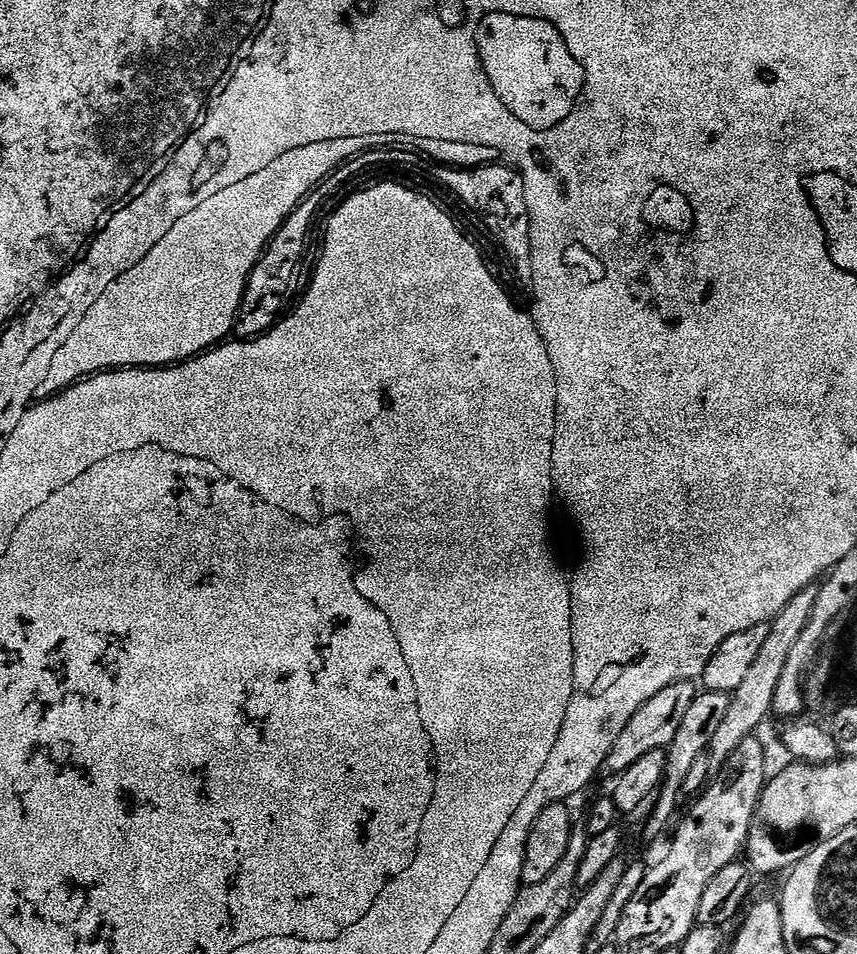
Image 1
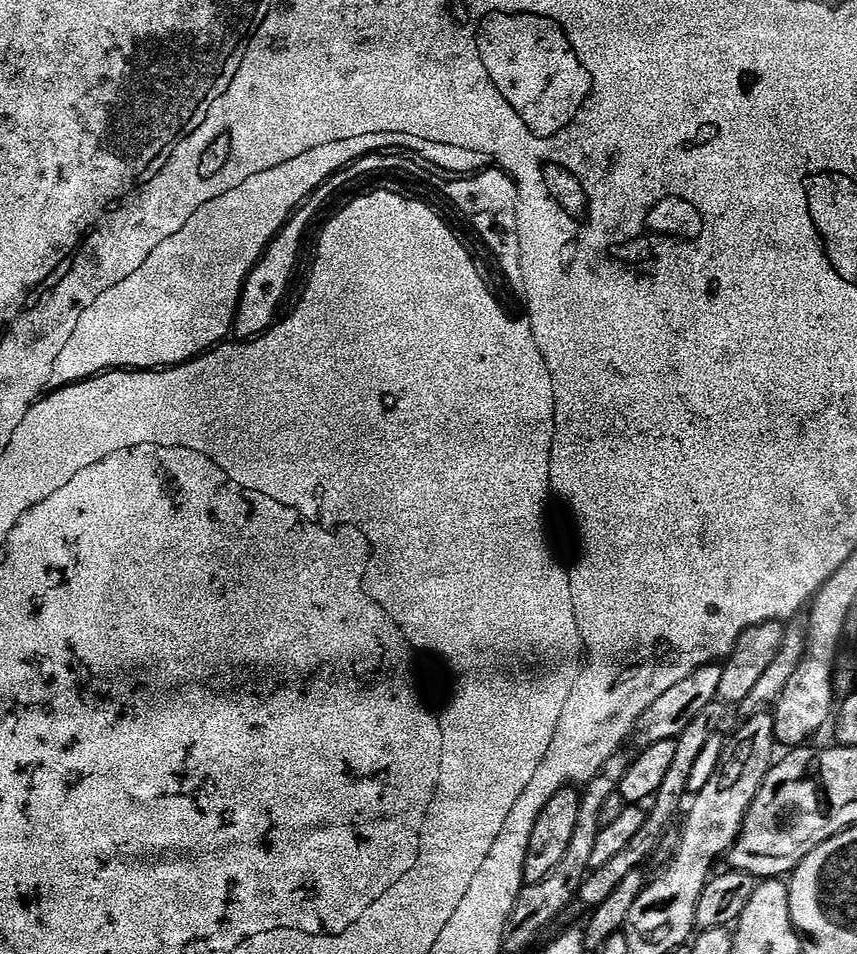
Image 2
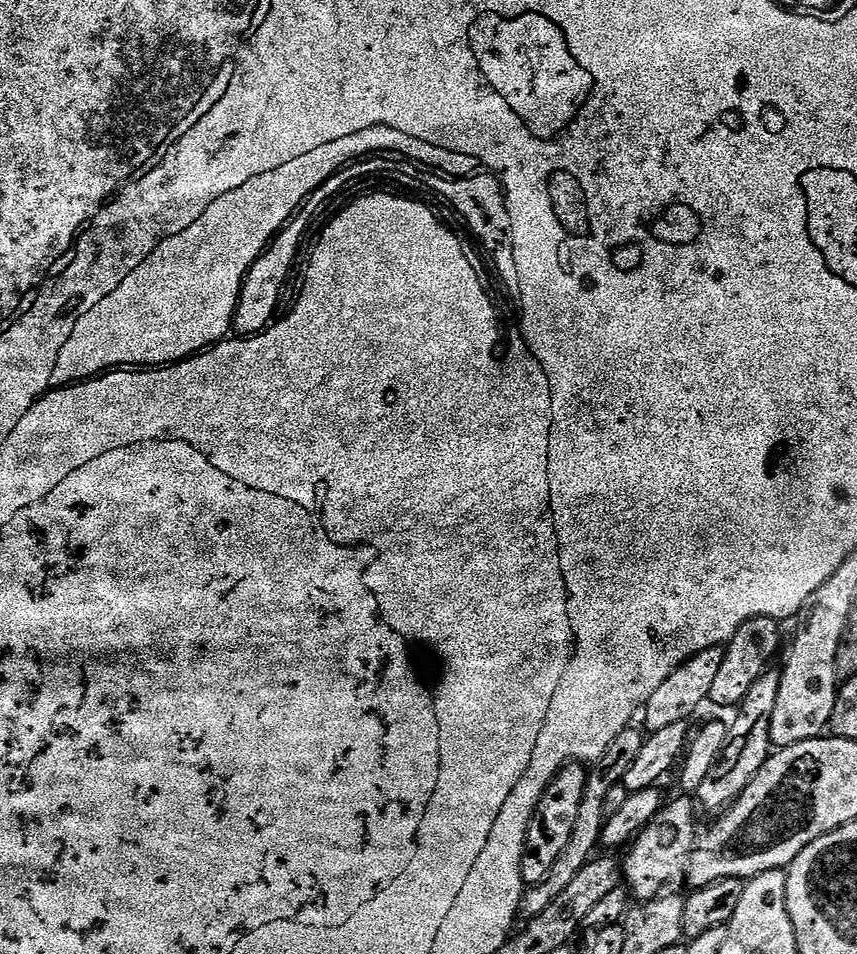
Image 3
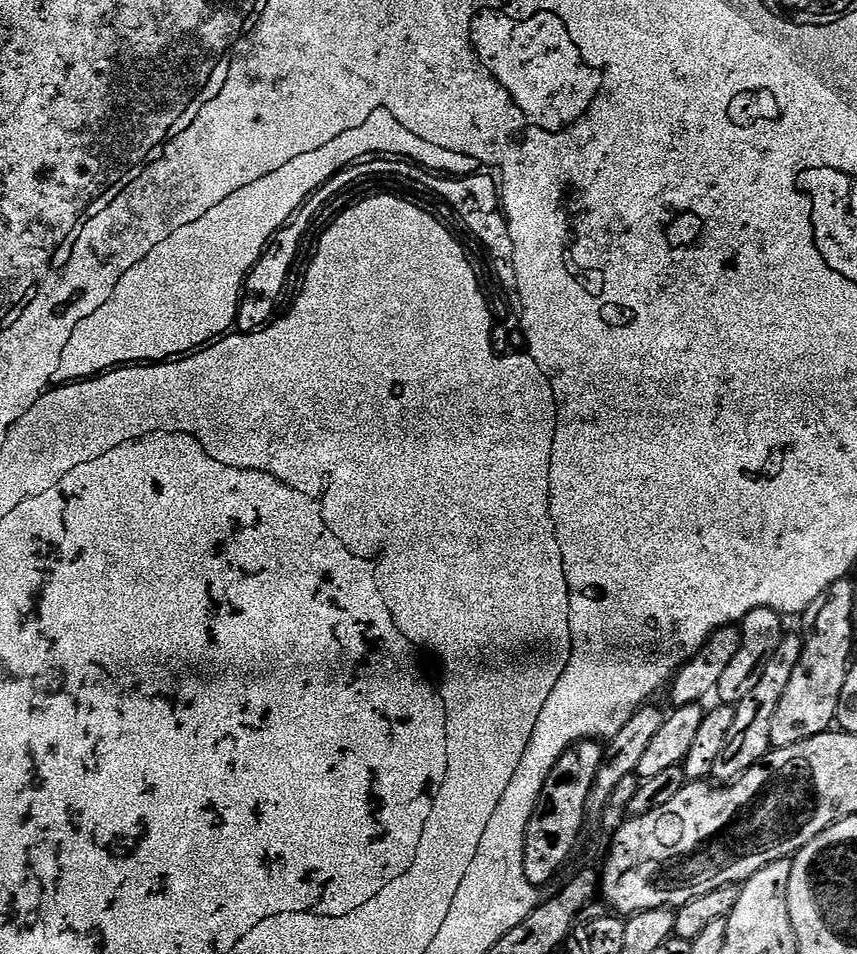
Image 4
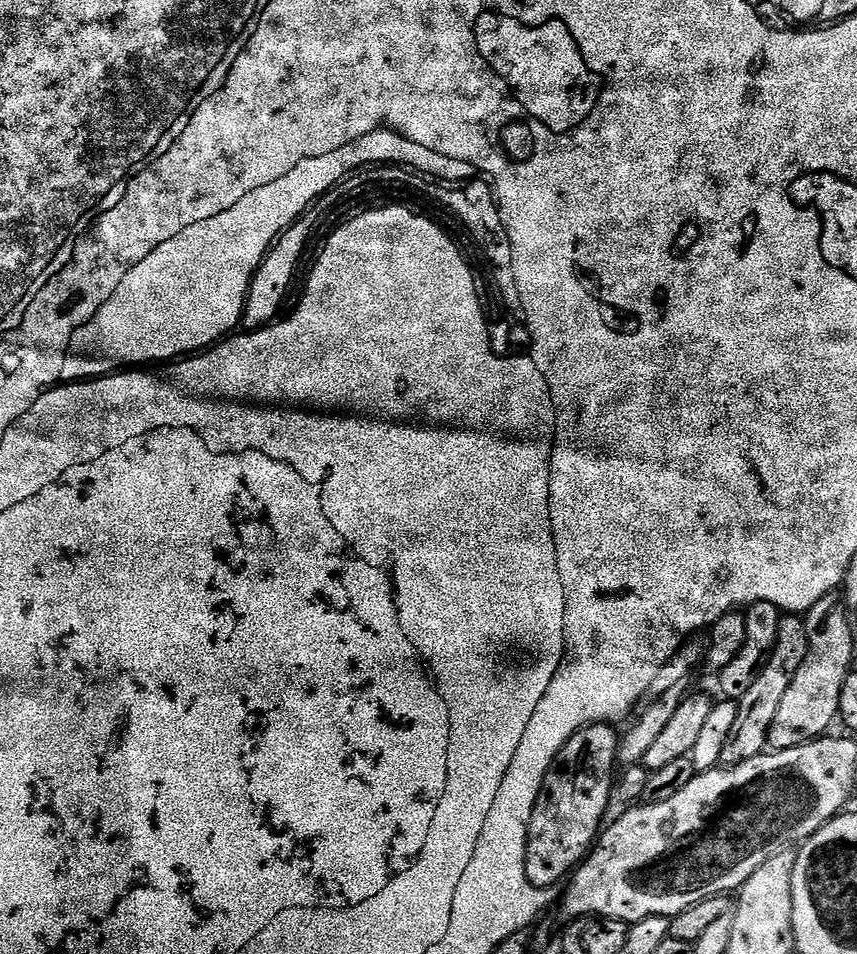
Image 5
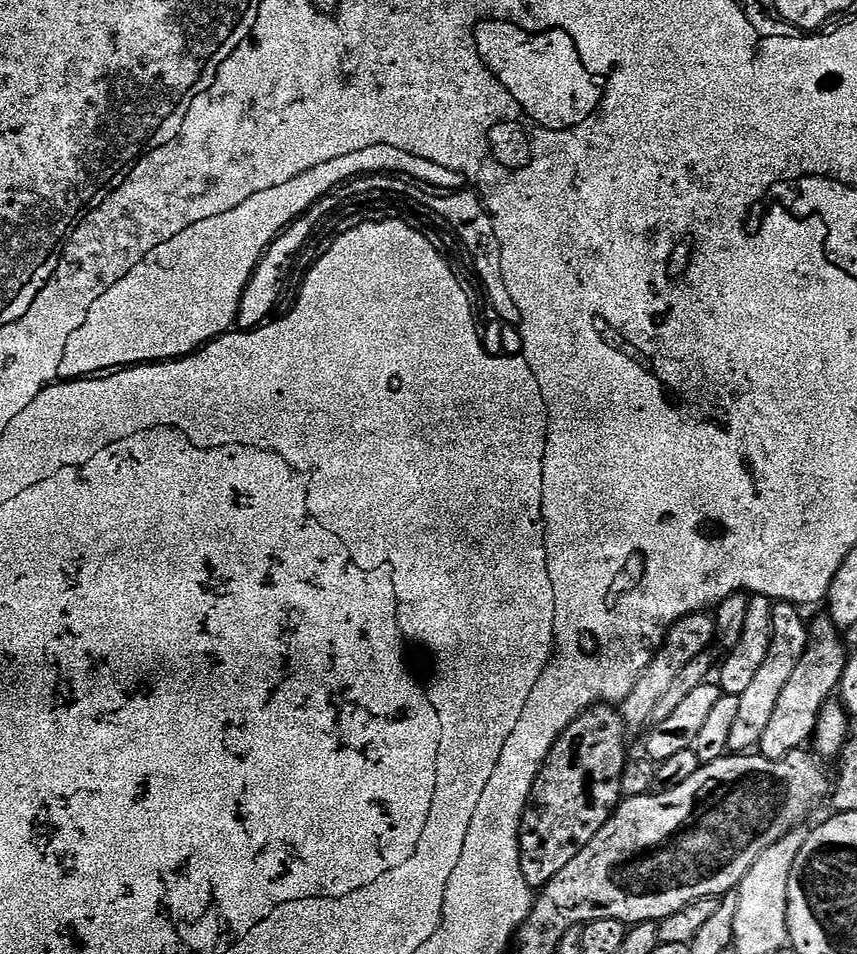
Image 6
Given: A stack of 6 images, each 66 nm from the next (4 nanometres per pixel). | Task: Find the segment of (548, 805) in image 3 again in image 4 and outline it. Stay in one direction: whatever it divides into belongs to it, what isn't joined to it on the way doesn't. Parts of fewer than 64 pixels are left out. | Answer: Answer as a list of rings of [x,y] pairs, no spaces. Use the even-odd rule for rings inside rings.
[[[581,740],[564,751],[554,770],[550,770],[524,839],[524,873],[530,883],[537,886],[550,883],[556,871],[571,858],[580,831],[586,828],[584,811],[603,757],[604,749],[597,741]]]

